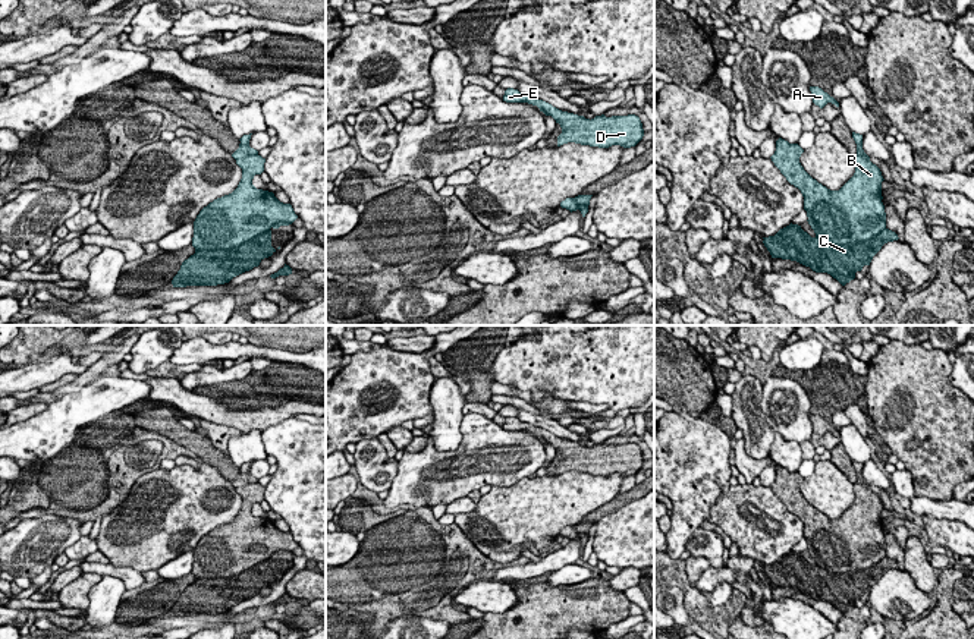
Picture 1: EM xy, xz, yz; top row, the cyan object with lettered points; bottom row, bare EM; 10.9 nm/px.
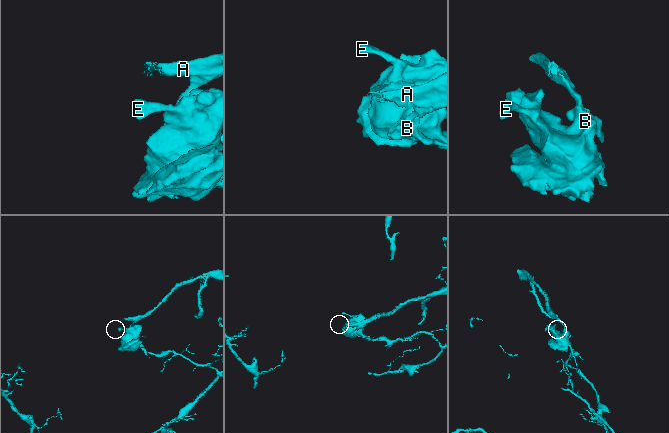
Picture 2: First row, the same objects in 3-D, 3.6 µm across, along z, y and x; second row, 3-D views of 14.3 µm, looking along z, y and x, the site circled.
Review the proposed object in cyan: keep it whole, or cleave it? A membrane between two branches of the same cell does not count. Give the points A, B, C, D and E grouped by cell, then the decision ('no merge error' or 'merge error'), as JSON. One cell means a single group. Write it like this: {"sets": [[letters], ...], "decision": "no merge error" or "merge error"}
{"sets": [["A"], ["B", "C", "D", "E"]], "decision": "merge error"}

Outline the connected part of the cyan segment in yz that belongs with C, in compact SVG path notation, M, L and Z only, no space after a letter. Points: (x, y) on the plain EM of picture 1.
M779 466L770 487L786 509L801 519L807 550L816 564L811 566L801 554L791 551L775 564L763 566L763 572L772 586L797 589L816 601L830 602L845 614L855 607L857 599L870 594L885 572L899 567L895 560L886 555L886 541L882 531L882 510L885 507L876 492L861 484L854 484L854 504L839 519L830 519L804 498L799 491L802 481L804 478L798 472L789 472Z

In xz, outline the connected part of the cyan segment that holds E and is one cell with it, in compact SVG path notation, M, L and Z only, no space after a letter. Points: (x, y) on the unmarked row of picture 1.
M513 416L505 419L503 429L528 431L537 434L546 444L552 444L562 456L562 462L557 465L557 475L575 470L598 476L612 473L631 476L644 465L642 451L635 443L612 446L601 443L590 448L584 444L562 440L543 428L521 422Z

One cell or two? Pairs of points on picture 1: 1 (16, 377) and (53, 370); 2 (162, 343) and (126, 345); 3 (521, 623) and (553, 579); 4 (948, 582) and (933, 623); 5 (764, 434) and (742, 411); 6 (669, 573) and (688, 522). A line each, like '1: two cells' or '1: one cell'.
1: one cell
2: two cells
3: two cells
4: one cell
5: one cell
6: two cells

